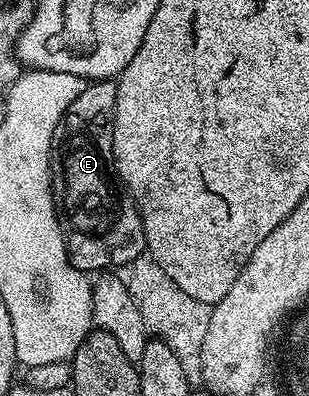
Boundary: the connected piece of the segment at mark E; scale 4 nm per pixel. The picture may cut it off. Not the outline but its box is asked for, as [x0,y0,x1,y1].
[52,80,146,275]

